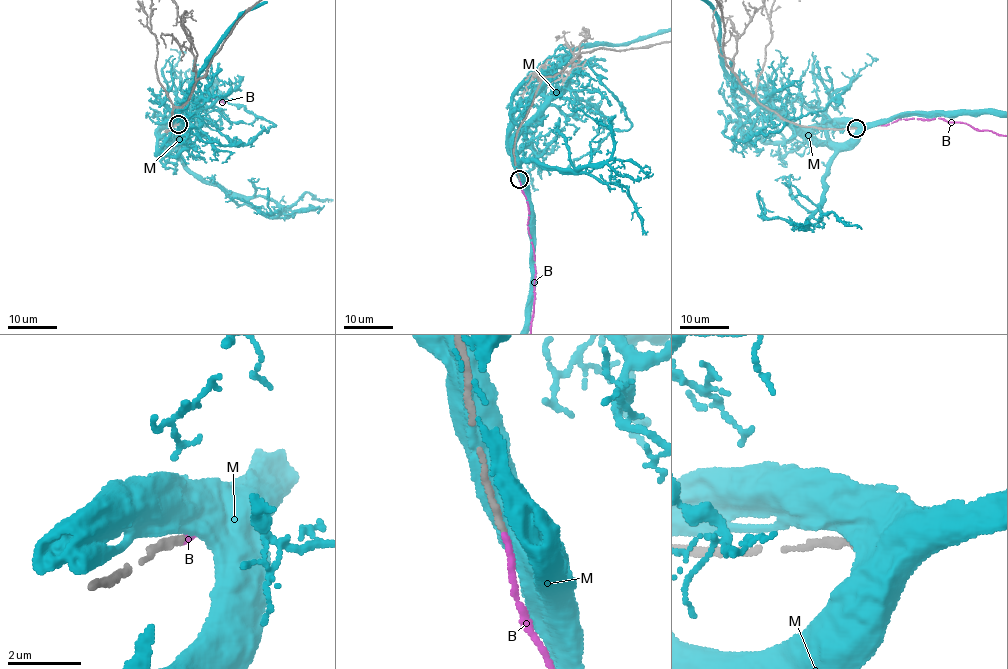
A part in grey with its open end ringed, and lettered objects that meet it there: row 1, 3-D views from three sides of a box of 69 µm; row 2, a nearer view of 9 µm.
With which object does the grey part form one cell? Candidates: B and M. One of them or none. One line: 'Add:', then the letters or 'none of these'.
Add: B

